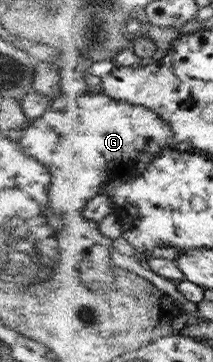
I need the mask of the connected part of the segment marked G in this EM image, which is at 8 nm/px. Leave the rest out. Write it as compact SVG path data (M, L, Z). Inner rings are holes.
M91 91L83 96L58 96L53 98L51 104L46 108L46 111L32 123L28 123L22 131L21 138L16 142L18 147L24 151L26 155L30 155L34 160L38 161L40 164L44 165L46 169L50 171L52 176L52 182L48 187L48 207L55 211L55 214L62 214L68 212L82 212L86 206L89 205L90 200L99 197L101 194L105 193L105 185L108 182L116 180L122 181L122 179L127 179L128 177L133 177L137 173L144 173L148 170L148 167L164 150L174 146L172 141L176 139L176 133L173 129L170 129L168 122L164 121L160 117L159 113L156 113L153 109L146 107L145 105L134 105L130 102L123 102L122 100L114 99L113 97L107 96L101 91Z

